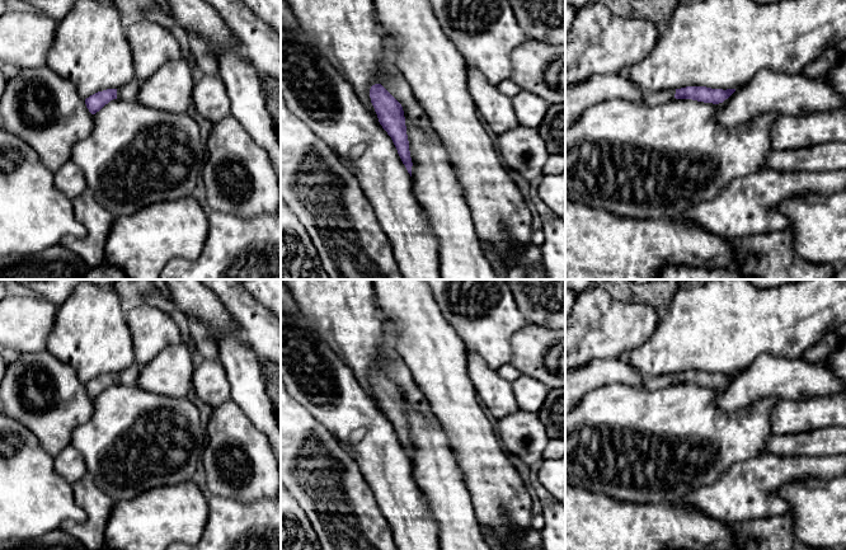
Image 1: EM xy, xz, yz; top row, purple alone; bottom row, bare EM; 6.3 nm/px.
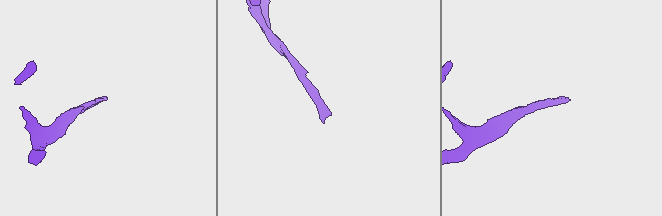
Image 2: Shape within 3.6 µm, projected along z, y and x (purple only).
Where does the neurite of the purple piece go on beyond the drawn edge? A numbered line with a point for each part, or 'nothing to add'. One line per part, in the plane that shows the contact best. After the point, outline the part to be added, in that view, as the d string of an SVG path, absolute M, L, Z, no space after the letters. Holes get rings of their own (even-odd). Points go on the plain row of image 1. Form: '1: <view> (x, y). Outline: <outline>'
1: xz (391, 363). Outline: M389 344L380 356L381 370L401 389L405 401L415 410L434 418L431 406L417 385L410 368L403 361L395 348Z

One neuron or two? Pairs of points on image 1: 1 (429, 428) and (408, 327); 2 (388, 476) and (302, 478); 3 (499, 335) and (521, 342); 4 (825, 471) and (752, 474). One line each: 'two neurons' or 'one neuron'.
1: two neurons
2: two neurons
3: two neurons
4: one neuron

